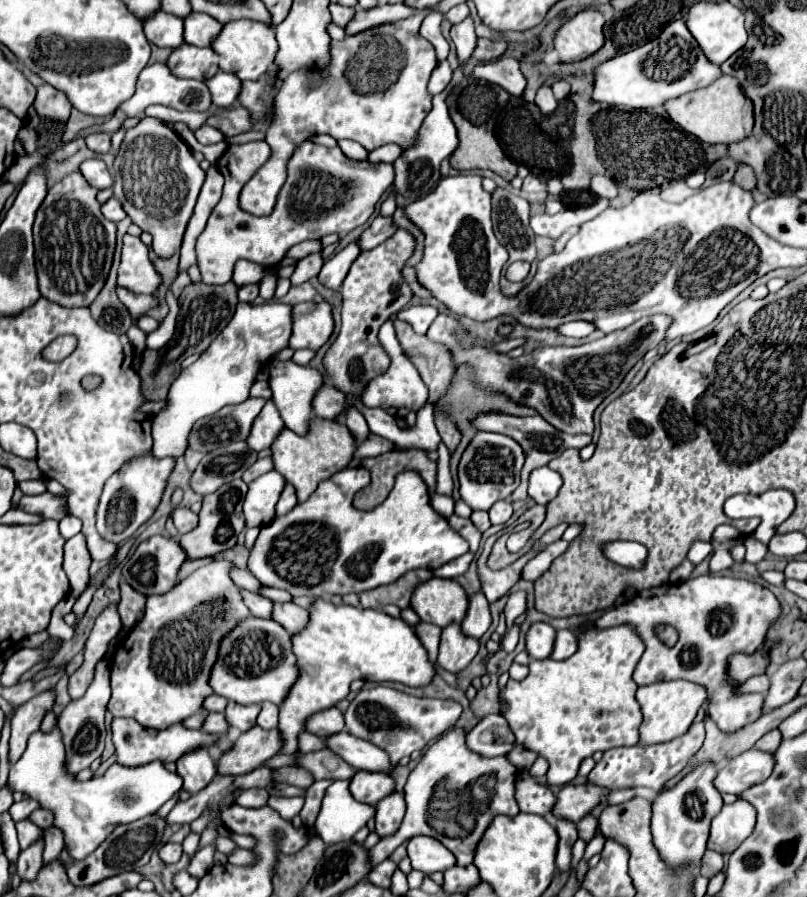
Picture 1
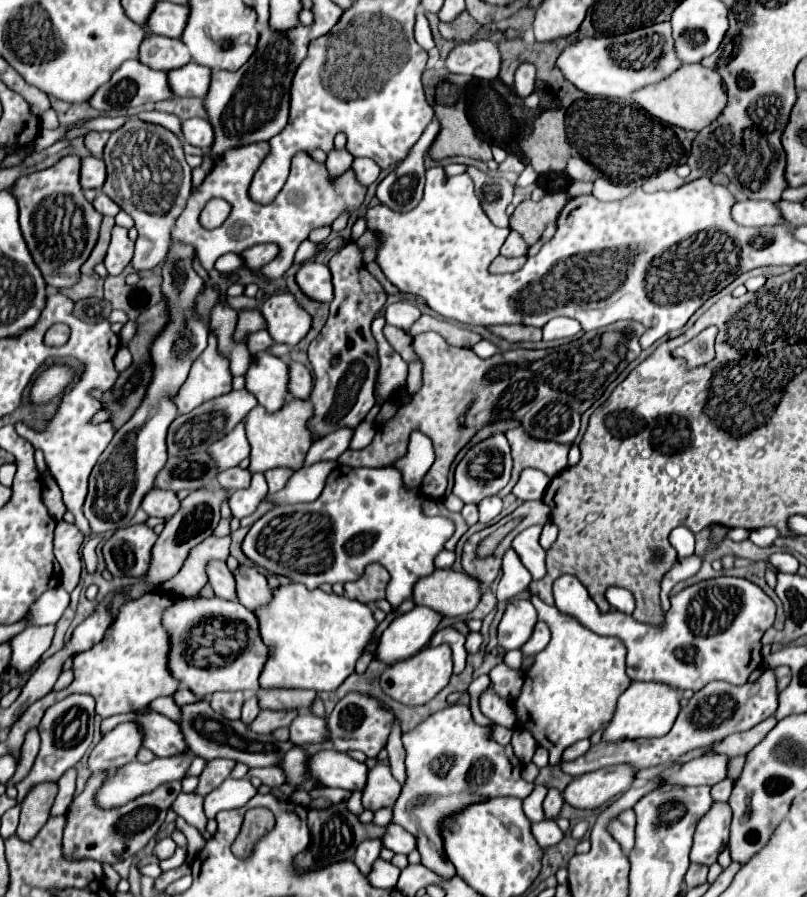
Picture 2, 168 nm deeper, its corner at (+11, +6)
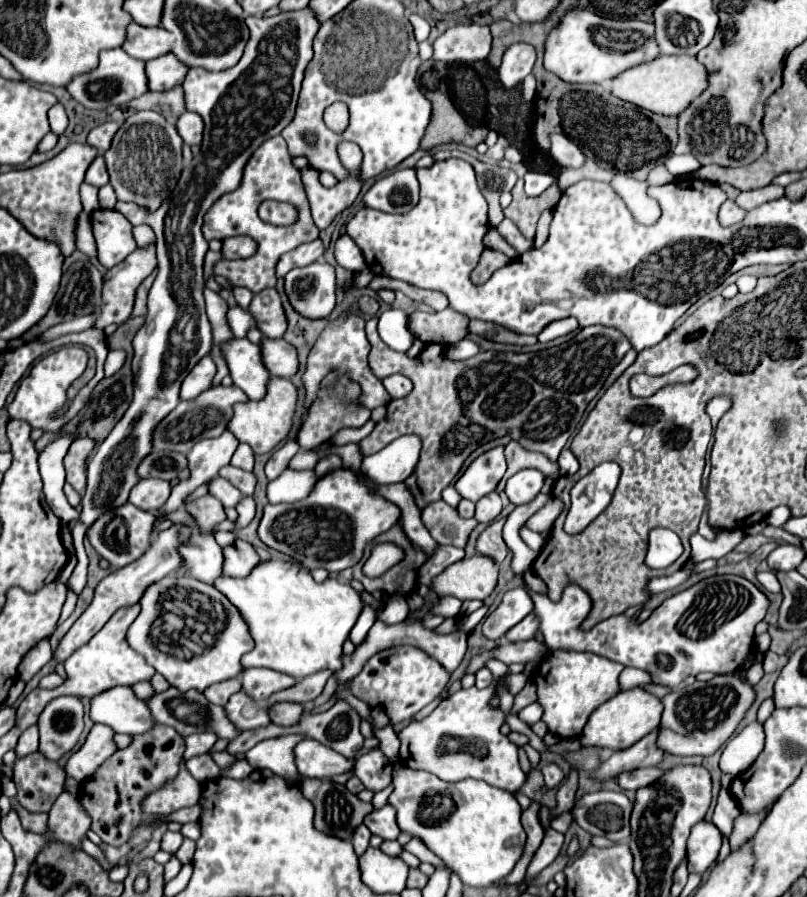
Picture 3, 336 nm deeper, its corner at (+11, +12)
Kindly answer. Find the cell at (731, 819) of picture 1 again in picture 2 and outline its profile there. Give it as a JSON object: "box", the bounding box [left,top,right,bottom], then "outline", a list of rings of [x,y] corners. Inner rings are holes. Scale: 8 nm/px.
{"box":[690,802,732,864],"outline":[[[714,802],[712,808],[700,818],[696,834],[694,834],[694,846],[690,850],[690,860],[698,864],[714,864],[718,854],[728,844],[732,824],[732,808],[728,802]]]}

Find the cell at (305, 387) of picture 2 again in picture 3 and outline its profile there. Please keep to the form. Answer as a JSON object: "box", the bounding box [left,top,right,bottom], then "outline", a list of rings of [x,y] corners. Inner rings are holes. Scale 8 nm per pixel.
{"box":[260,338,298,378],"outline":[[[262,338],[260,340],[262,362],[272,376],[290,378],[298,370],[296,350],[282,338]]]}

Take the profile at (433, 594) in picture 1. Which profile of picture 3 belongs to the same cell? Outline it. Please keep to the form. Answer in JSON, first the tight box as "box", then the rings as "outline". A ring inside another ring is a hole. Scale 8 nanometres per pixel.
{"box":[434,554,498,600],"outline":[[[476,554],[448,566],[436,576],[434,590],[440,596],[456,596],[460,600],[484,600],[498,582],[498,564],[490,556]]]}

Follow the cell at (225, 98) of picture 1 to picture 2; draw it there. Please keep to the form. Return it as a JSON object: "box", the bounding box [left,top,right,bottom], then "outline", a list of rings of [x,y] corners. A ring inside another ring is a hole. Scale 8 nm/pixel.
{"box":[168,62,212,98],"outline":[[[190,62],[180,70],[168,72],[168,84],[172,84],[172,92],[176,96],[188,96],[188,98],[204,98],[210,90],[210,78],[212,70],[194,62]]]}

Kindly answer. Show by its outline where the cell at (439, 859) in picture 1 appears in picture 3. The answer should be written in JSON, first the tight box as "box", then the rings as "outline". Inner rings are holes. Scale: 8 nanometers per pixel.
{"box":[364,804,400,840],"outline":[[[390,804],[382,806],[380,810],[372,810],[366,818],[364,824],[368,826],[368,830],[384,840],[396,840],[400,834],[400,828],[396,824],[396,812]]]}

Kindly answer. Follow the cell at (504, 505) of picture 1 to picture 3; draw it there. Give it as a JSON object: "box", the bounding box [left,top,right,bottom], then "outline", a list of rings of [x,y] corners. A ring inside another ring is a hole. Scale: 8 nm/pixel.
{"box":[476,492,502,524],"outline":[[[490,492],[488,496],[484,496],[476,502],[476,520],[478,522],[490,524],[500,516],[500,512],[502,512],[502,502],[496,492]]]}

